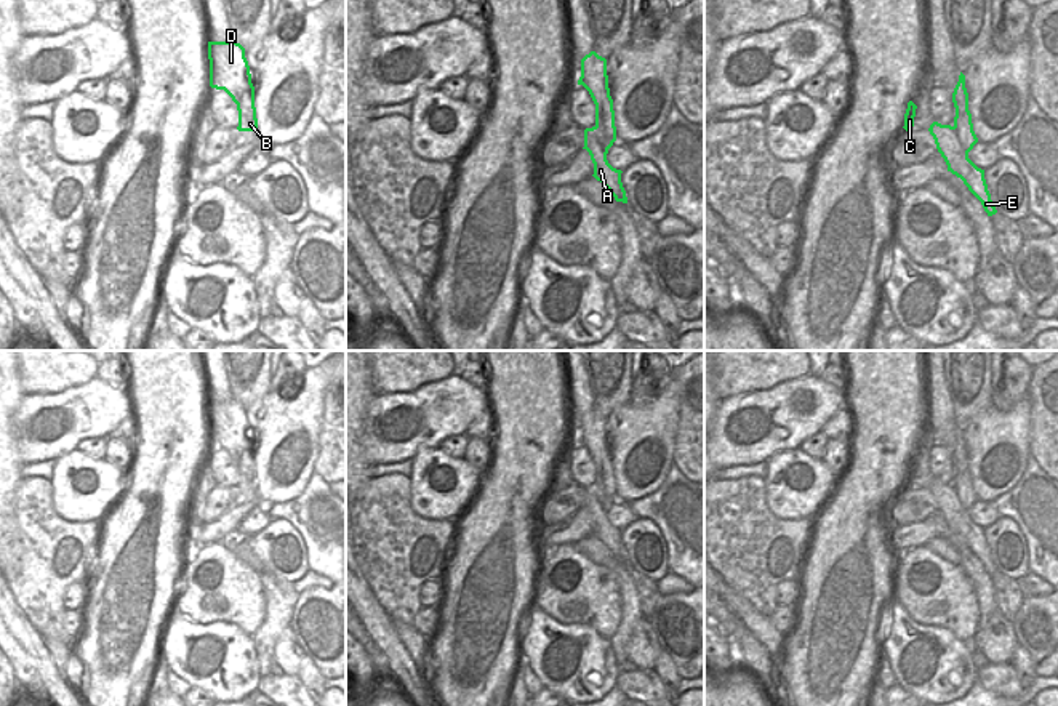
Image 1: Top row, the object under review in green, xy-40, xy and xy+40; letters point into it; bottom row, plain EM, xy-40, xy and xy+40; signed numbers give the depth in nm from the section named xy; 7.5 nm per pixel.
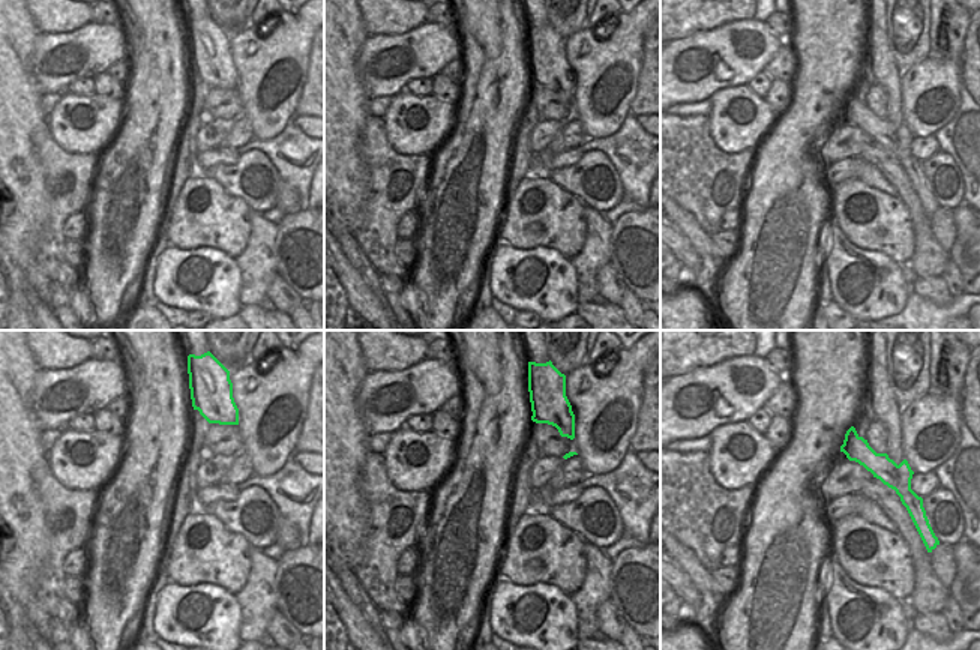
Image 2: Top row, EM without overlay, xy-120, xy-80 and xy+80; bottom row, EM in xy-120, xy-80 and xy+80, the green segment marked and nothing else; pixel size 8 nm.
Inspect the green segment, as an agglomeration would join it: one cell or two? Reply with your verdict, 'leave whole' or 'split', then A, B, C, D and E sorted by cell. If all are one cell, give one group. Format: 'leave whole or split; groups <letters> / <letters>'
split; groups A C E / B D

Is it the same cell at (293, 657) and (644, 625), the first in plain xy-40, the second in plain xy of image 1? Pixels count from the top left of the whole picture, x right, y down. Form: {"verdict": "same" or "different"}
{"verdict": "same"}

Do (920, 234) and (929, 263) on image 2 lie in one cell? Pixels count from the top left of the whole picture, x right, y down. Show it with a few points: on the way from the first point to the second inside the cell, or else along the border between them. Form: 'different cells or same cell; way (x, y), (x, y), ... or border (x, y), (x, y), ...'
same cell; way (925, 242), (928, 255)

